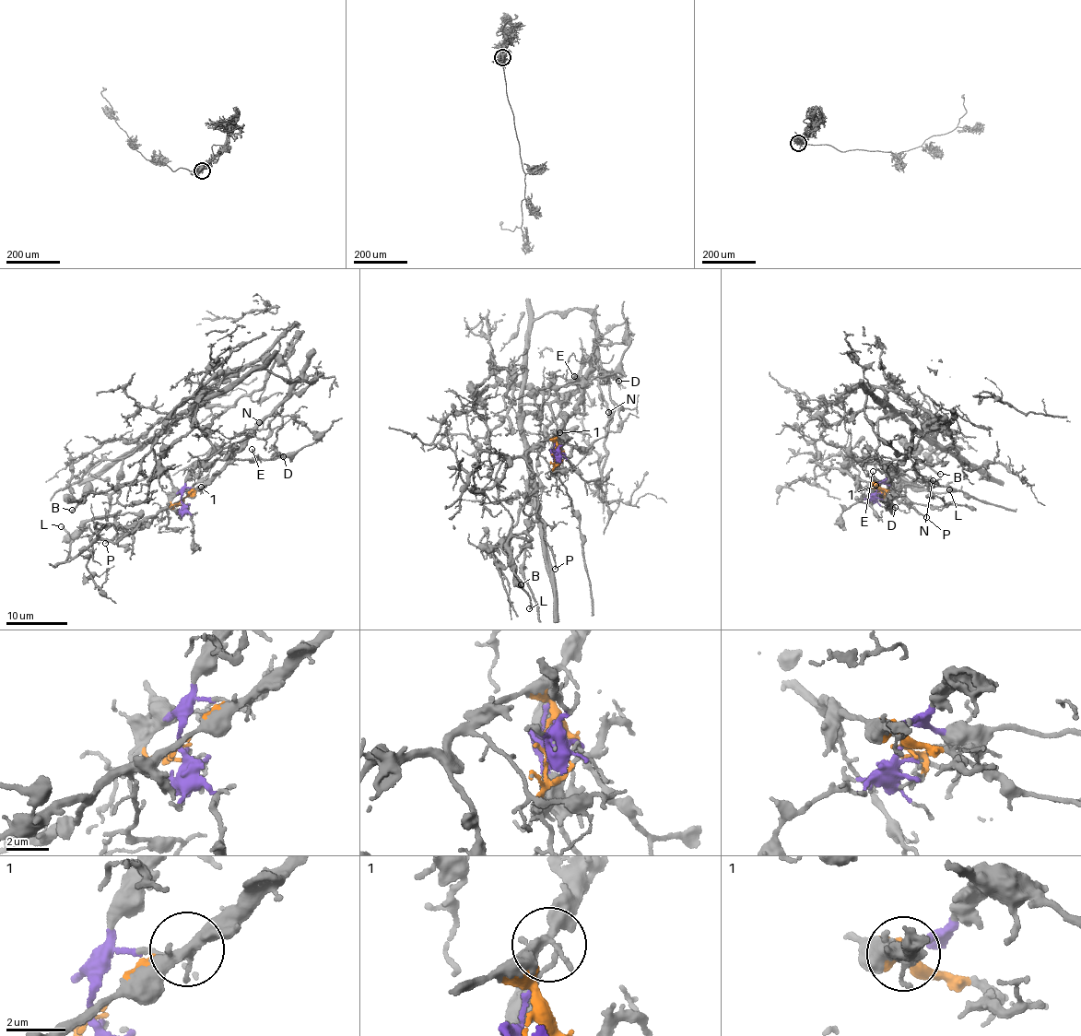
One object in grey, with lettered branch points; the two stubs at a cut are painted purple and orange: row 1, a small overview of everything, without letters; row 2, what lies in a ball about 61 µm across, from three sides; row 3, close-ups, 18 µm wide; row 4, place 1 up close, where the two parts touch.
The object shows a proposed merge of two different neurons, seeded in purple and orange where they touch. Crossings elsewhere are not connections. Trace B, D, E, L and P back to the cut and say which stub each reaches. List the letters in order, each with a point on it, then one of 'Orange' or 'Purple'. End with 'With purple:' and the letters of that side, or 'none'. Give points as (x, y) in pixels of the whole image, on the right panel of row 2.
B: Place: (940, 474). Purple
D: Place: (895, 507). Orange
E: Place: (873, 471). Purple
L: Place: (949, 489). Purple
P: Place: (926, 517). Orange
With purple: B, E, L

